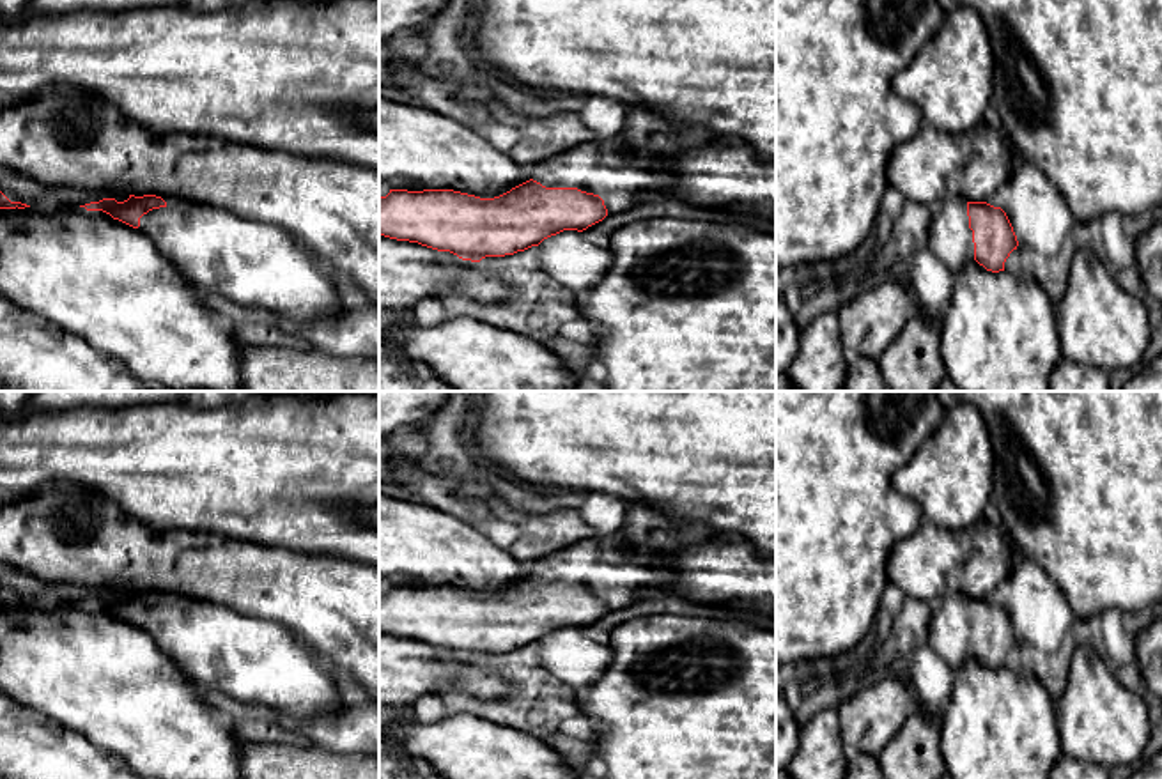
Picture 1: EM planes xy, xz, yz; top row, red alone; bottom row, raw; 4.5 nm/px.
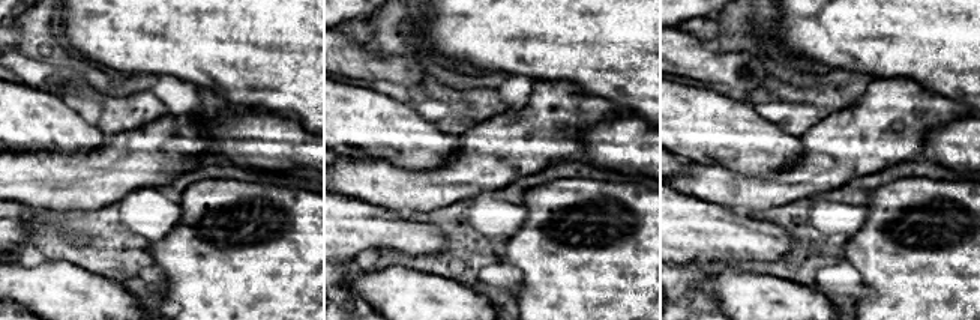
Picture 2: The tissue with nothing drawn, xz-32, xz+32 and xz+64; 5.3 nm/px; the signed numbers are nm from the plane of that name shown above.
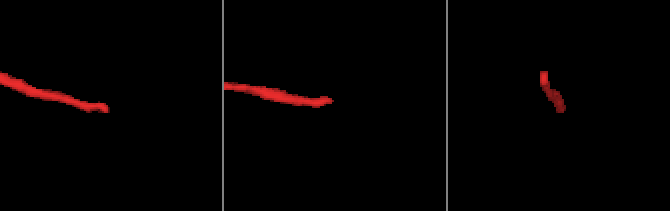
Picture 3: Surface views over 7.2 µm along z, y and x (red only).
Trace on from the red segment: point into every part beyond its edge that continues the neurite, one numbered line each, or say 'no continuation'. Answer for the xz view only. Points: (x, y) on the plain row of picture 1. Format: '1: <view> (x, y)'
1: xz (622, 567)

